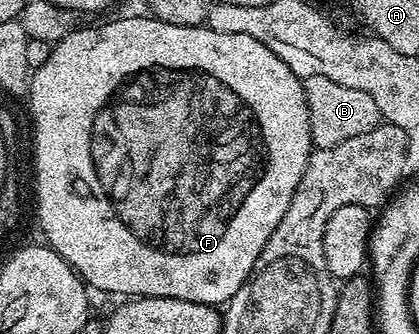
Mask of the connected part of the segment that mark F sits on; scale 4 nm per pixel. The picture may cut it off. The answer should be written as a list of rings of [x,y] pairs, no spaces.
[[[153,17],[145,18],[114,19],[111,23],[100,24],[99,27],[79,26],[72,33],[68,33],[68,37],[64,37],[60,42],[51,46],[50,56],[48,61],[44,61],[44,65],[33,68],[28,88],[28,100],[30,99],[30,115],[34,118],[34,191],[38,194],[38,221],[36,223],[46,234],[46,242],[54,248],[54,252],[65,259],[89,286],[106,291],[110,297],[122,295],[118,297],[183,299],[197,303],[225,305],[230,302],[230,298],[238,292],[240,285],[244,285],[244,281],[250,276],[250,271],[256,265],[268,237],[276,229],[276,225],[280,225],[280,217],[284,217],[292,201],[292,193],[296,193],[296,185],[300,185],[300,177],[304,177],[304,169],[308,165],[312,150],[306,88],[303,80],[299,79],[296,73],[292,73],[292,69],[288,69],[288,65],[280,57],[276,57],[276,53],[272,53],[268,45],[256,41],[256,37],[248,37],[244,33],[216,33],[205,25],[181,27]]]

